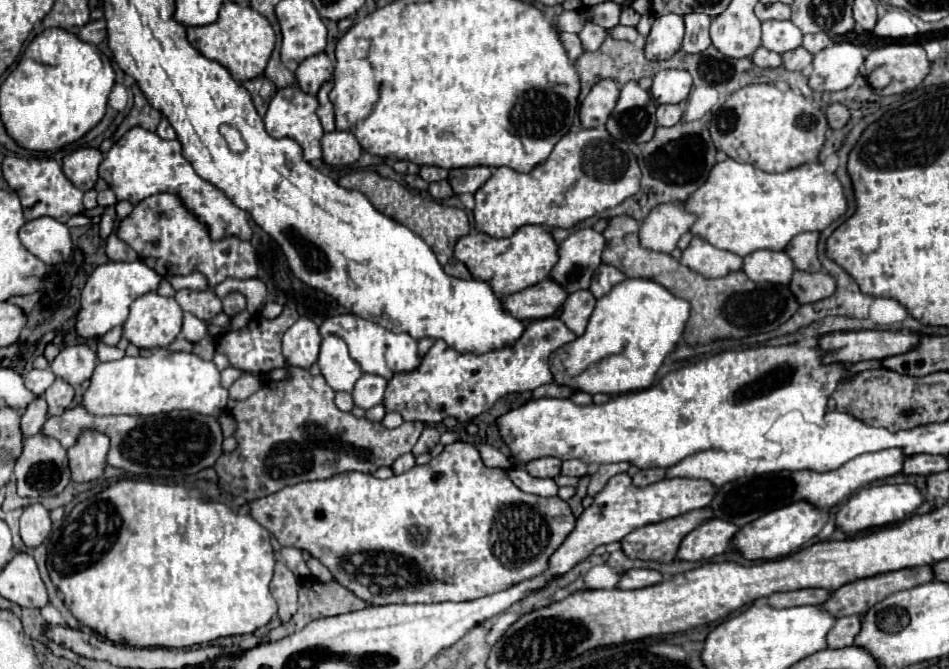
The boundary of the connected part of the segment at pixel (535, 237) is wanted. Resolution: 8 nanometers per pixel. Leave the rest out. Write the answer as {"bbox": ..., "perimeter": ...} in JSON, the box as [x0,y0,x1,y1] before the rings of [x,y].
{"bbox":[455,226,559,296],"perimeter":[[[521,226],[511,238],[491,238],[481,232],[467,234],[455,244],[455,258],[461,260],[475,280],[491,284],[497,296],[521,292],[545,280],[559,260],[557,244],[543,226]]]}

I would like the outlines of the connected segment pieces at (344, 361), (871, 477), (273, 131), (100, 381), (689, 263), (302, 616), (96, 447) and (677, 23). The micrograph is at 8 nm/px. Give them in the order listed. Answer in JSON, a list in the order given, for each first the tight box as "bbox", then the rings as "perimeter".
[{"bbox":[317,336,363,392],"perimeter":[[[339,336],[323,338],[317,364],[335,392],[351,392],[363,374],[359,364],[349,356],[347,344]]]},{"bbox":[709,448,905,526],"perimeter":[[[889,448],[873,454],[863,454],[857,456],[849,462],[845,462],[841,468],[831,470],[831,472],[813,472],[813,470],[801,470],[801,472],[777,472],[777,474],[765,474],[765,476],[753,476],[753,478],[739,478],[733,480],[725,486],[721,486],[709,508],[719,520],[729,520],[731,524],[743,526],[765,512],[771,512],[775,508],[783,508],[785,504],[793,504],[797,500],[809,500],[809,504],[817,504],[817,508],[833,508],[847,496],[851,496],[855,490],[875,482],[883,480],[887,476],[899,474],[903,468],[905,454],[899,448]]]},{"bbox":[265,86,323,162],"perimeter":[[[287,86],[287,88],[281,88],[277,90],[277,94],[273,96],[273,100],[269,102],[269,108],[267,108],[267,114],[265,114],[265,130],[273,136],[273,138],[293,138],[301,148],[303,148],[303,158],[307,162],[315,160],[315,158],[321,158],[321,136],[323,136],[323,128],[321,128],[321,122],[315,114],[317,110],[317,98],[303,92],[299,86]]]},{"bbox":[81,348,229,416],"perimeter":[[[159,348],[149,358],[125,356],[115,362],[99,362],[91,376],[91,384],[83,394],[81,406],[95,416],[153,416],[173,410],[219,416],[229,400],[227,390],[219,384],[219,376],[213,362],[201,360],[191,352],[169,352],[167,348]]]},{"bbox":[681,238,743,278],"perimeter":[[[693,238],[691,244],[683,250],[681,264],[705,278],[721,278],[729,272],[741,270],[743,258],[733,252],[719,250],[701,238]]]},{"bbox":[269,580,367,642],"perimeter":[[[307,580],[299,588],[299,610],[297,610],[297,614],[289,622],[271,630],[269,640],[277,642],[285,636],[291,636],[293,632],[303,630],[311,620],[363,610],[365,606],[367,604],[363,600],[359,600],[355,594],[351,594],[347,588],[343,588],[335,580],[331,580],[331,582]]]},{"bbox":[67,432,109,482],"perimeter":[[[85,432],[79,442],[67,450],[73,482],[97,480],[107,464],[109,438],[101,432]]]},{"bbox":[645,14,685,60],"perimeter":[[[679,14],[657,16],[653,26],[651,26],[651,32],[647,36],[645,58],[647,60],[671,58],[681,48],[683,32],[685,32],[683,16],[679,16]]]}]

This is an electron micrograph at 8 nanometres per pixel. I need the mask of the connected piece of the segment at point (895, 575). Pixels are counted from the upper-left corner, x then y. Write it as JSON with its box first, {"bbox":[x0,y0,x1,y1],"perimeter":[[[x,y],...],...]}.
{"bbox":[821,566,933,618],"perimeter":[[[919,566],[919,568],[905,568],[905,570],[897,570],[897,572],[885,572],[885,574],[877,574],[871,578],[861,578],[861,580],[853,580],[841,588],[837,588],[835,592],[831,592],[831,596],[821,604],[821,608],[825,608],[825,612],[829,612],[833,618],[841,618],[841,616],[851,616],[851,614],[865,614],[871,606],[875,606],[877,602],[881,602],[883,598],[887,598],[889,594],[895,594],[899,590],[907,590],[907,588],[915,588],[919,584],[927,584],[933,580],[933,570],[931,566]]]}

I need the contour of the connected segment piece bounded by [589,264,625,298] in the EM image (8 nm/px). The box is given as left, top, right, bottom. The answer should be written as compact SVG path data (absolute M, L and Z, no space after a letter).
M601 264L599 266L599 270L597 270L597 274L593 276L593 282L591 282L591 292L593 292L593 296L595 298L601 298L601 296L605 296L615 284L619 284L619 282L623 282L625 280L625 274L621 272L621 270L617 270L617 268L613 268L613 266L607 266L607 264Z

